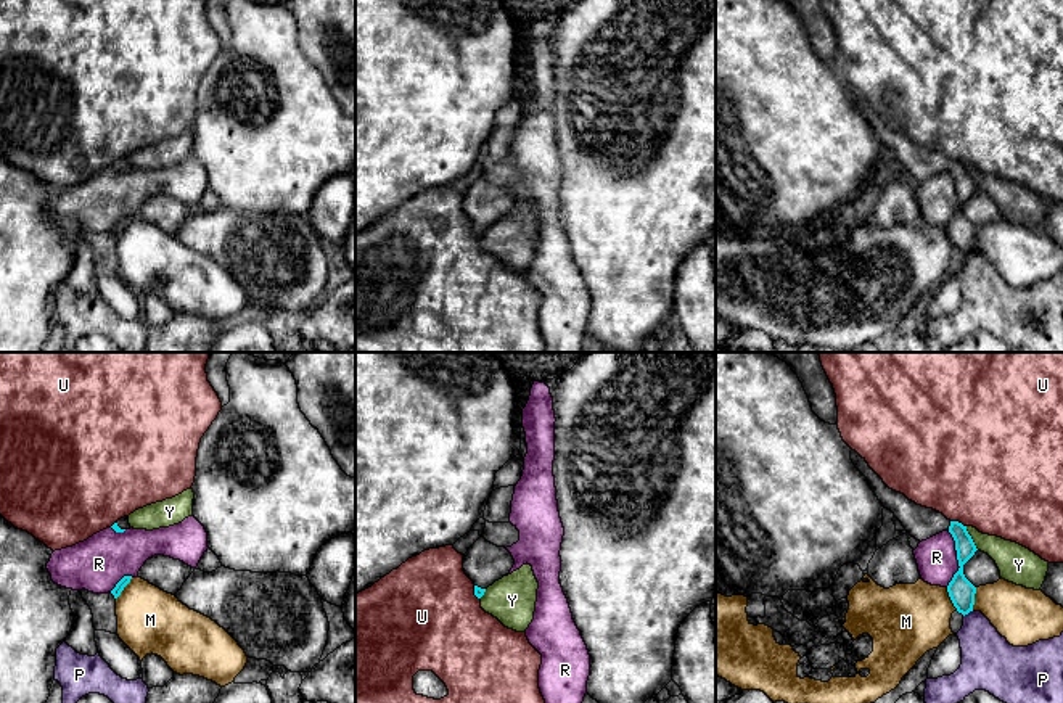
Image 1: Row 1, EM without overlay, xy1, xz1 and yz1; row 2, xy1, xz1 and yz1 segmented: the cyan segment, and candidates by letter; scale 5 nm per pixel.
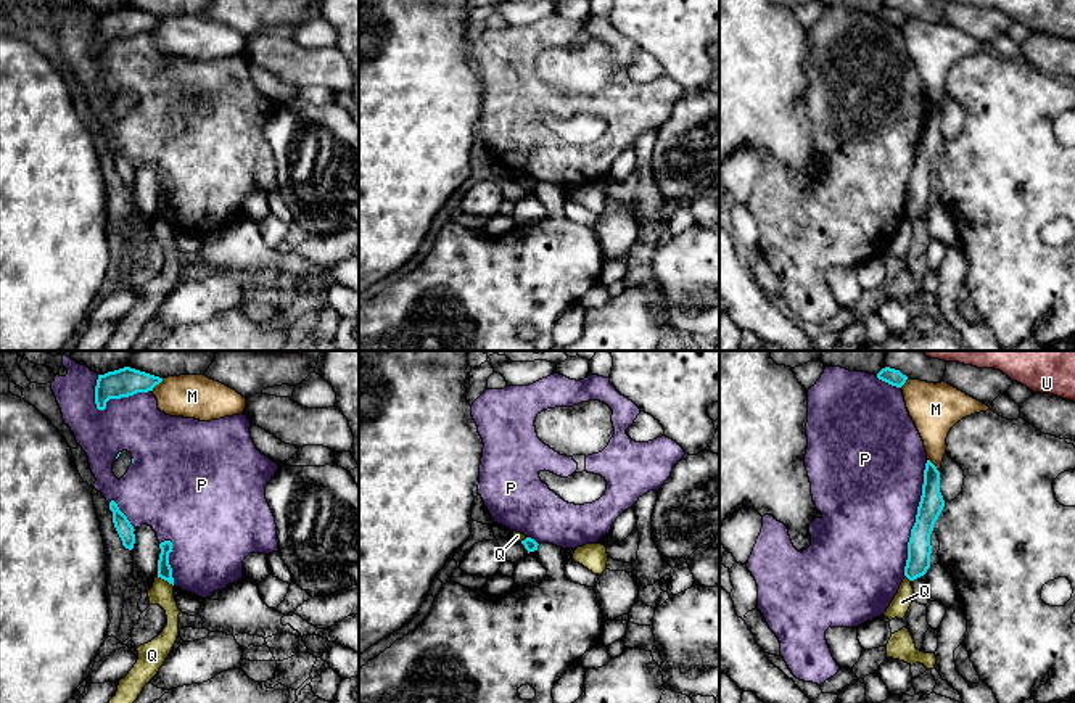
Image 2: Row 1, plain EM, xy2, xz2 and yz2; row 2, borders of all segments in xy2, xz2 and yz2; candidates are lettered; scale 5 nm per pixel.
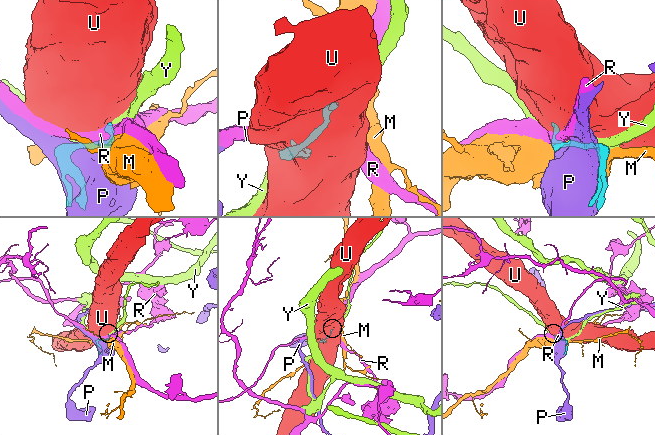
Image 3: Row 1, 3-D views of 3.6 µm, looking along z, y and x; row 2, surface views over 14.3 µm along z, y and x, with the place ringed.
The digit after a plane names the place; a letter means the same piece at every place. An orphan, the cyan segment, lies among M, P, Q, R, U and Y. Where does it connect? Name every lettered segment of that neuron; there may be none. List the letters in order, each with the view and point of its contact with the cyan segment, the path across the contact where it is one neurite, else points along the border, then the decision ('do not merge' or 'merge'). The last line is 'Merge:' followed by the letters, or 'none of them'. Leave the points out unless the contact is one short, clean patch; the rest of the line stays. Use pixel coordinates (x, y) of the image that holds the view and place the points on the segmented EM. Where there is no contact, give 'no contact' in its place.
M: meets cyan in yz1 at (951, 599); do not merge
P: meets cyan in yz2 at (916, 518); do not merge
Q: meets cyan in xy2 at (166, 579); border along xy2 (158, 576), (172, 586); do not merge
R: meets cyan in yz1 at (957, 559); border along yz1 (949, 531), (959, 570), (946, 586); do not merge
U: meets cyan in yz1 at (957, 522); border along yz1 (951, 520), (957, 520), (965, 526); do not merge
Y: meets cyan in yz1 at (970, 538); do not merge
Merge: none of them

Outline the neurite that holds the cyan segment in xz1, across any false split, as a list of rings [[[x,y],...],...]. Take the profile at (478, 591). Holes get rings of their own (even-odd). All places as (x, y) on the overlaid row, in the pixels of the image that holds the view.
[[[482,536],[463,555],[463,571],[473,581],[478,598],[489,586],[507,576],[513,565],[515,560],[505,547],[497,547]]]

